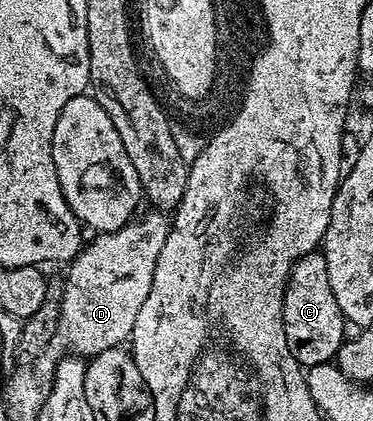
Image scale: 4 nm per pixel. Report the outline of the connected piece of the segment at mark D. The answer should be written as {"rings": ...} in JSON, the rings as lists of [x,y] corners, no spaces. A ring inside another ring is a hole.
{"rings":[[[150,212],[146,217],[138,216],[113,233],[97,233],[94,241],[90,245],[88,242],[68,266],[65,290],[59,293],[59,341],[65,345],[73,341],[74,354],[90,359],[107,348],[124,346],[132,338],[135,318],[151,292],[155,263],[159,263],[159,251],[167,239],[171,224],[168,212]]]}

